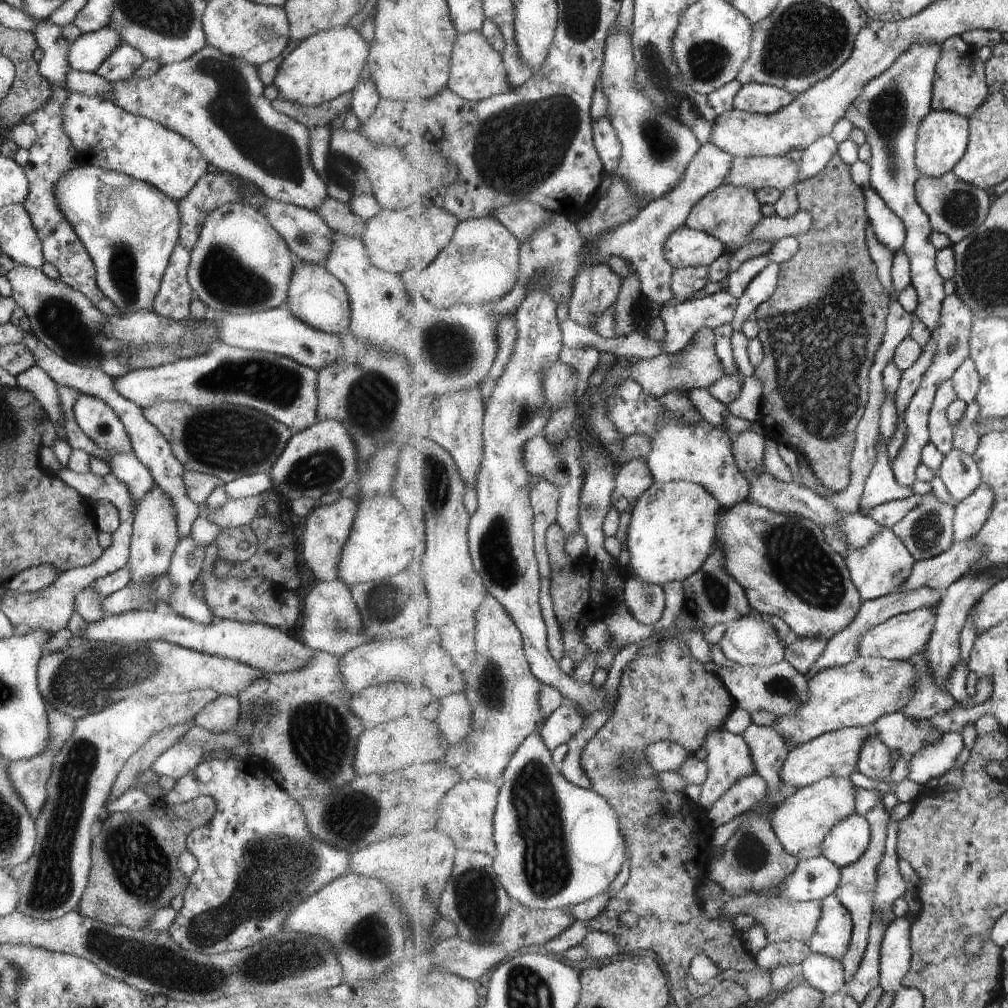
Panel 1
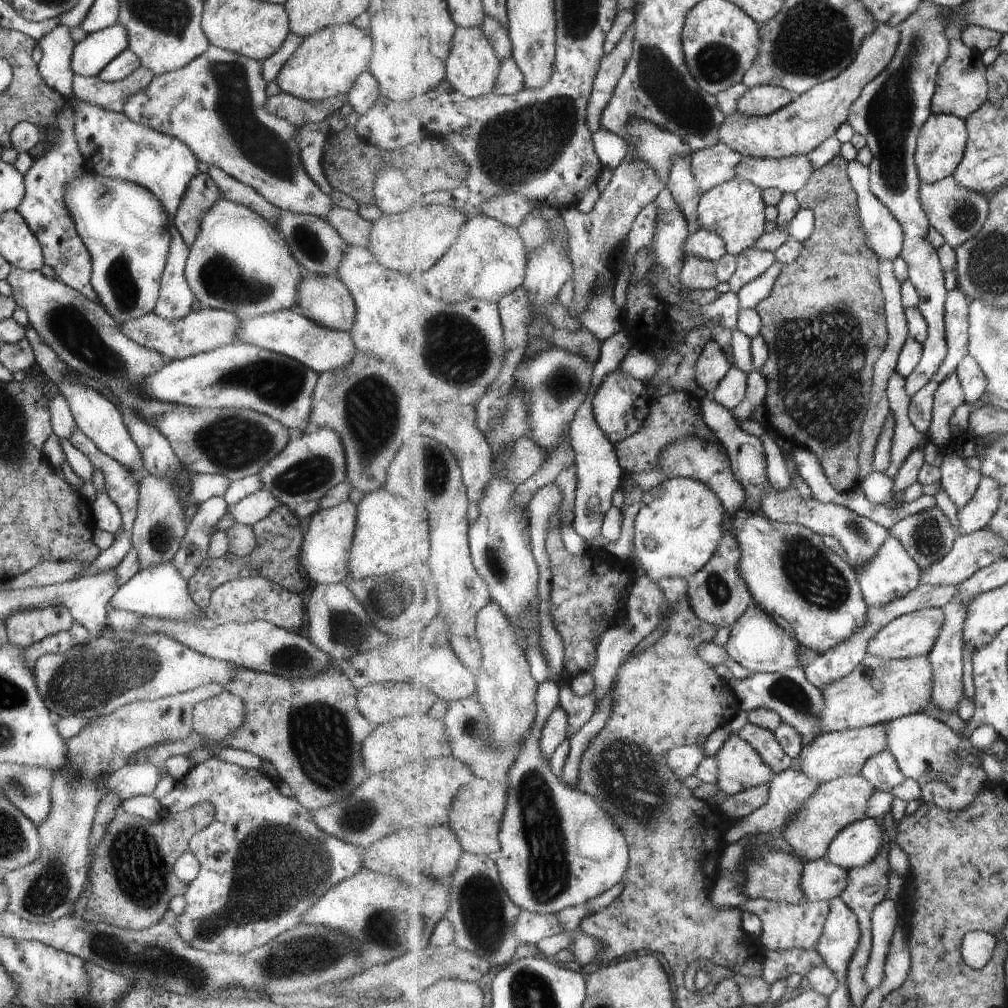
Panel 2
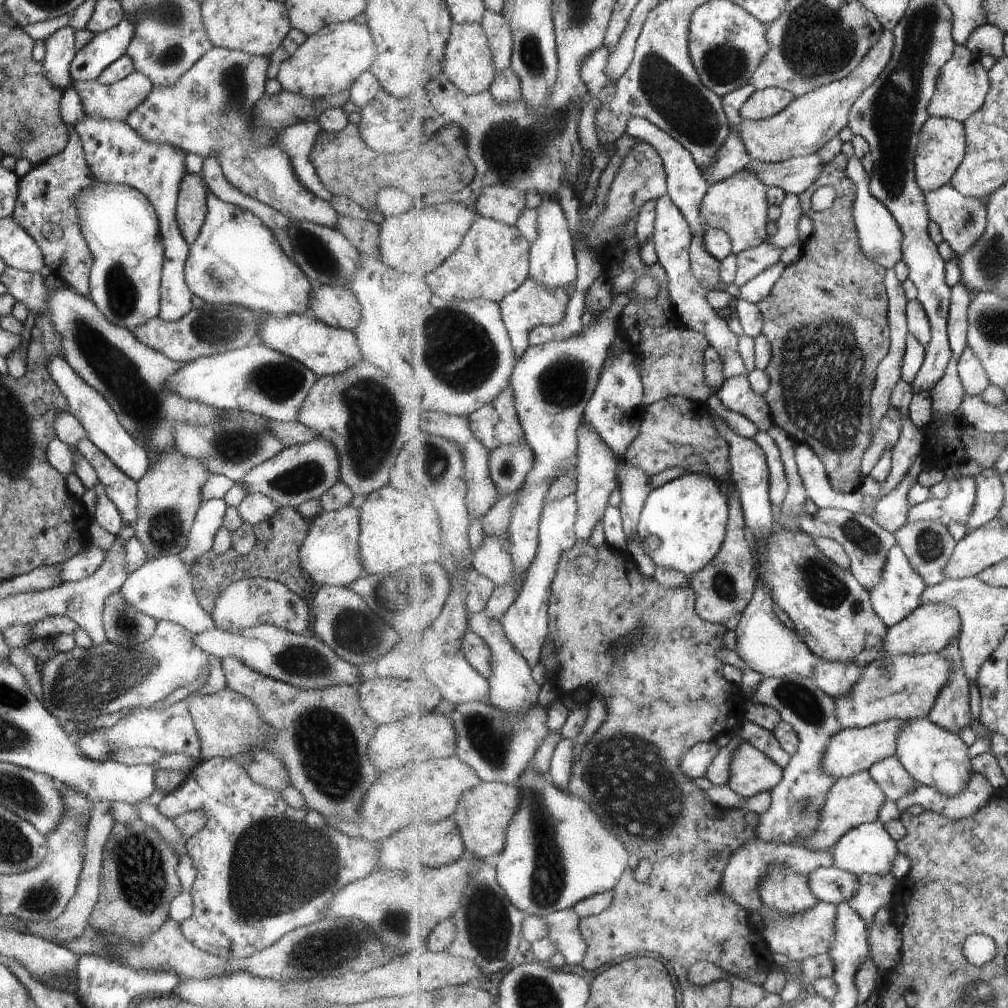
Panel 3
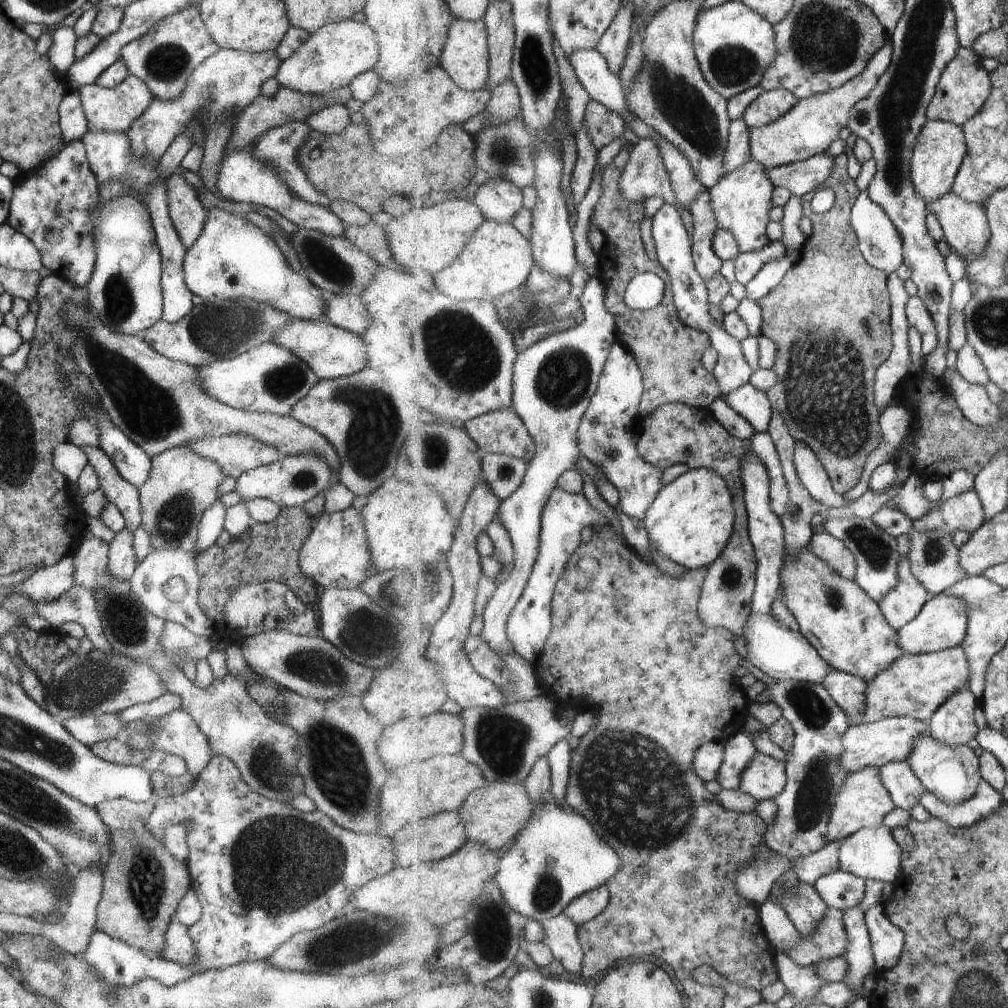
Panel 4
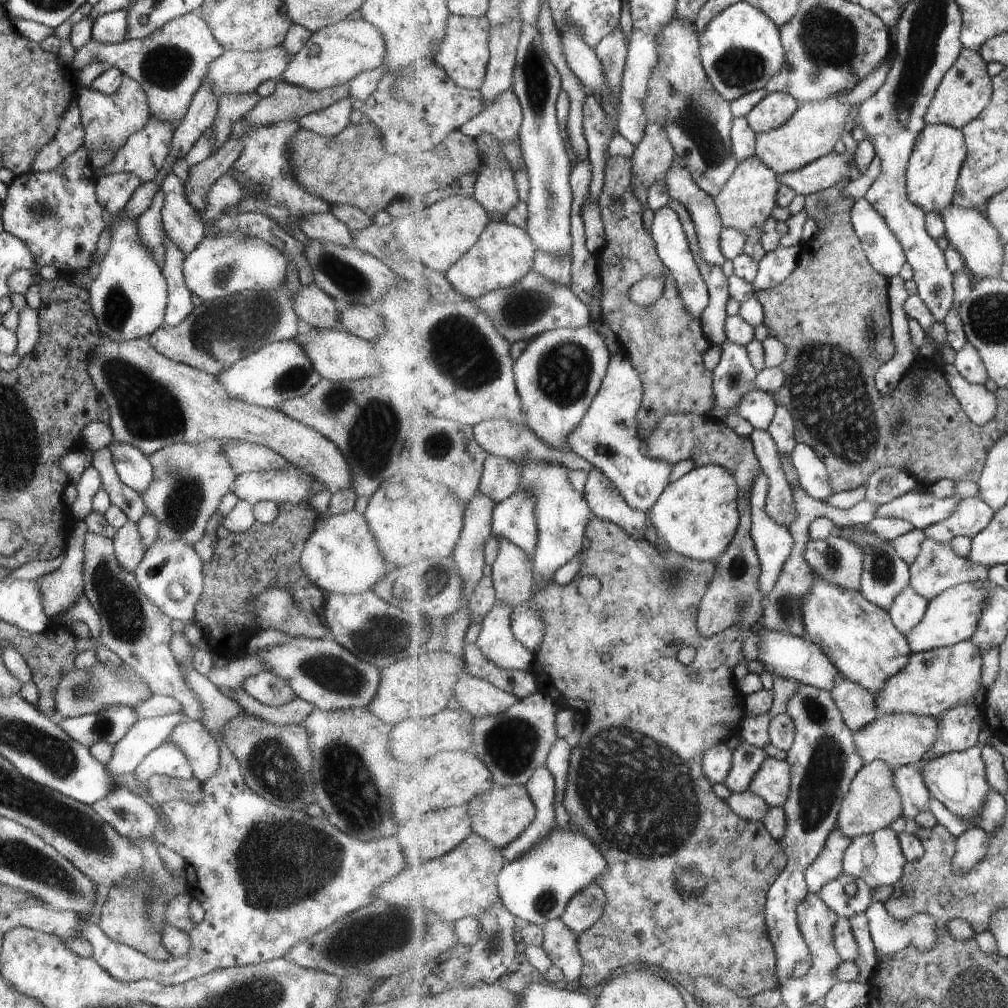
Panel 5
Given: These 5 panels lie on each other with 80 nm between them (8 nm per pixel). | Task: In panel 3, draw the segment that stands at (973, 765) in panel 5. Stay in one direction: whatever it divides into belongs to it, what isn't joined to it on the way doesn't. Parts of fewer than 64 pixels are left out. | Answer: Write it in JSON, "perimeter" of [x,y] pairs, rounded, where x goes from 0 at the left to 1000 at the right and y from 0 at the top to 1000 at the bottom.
{"perimeter":[[[921,712],[904,713],[902,716],[891,732],[889,750],[906,772],[914,779],[928,782],[938,791],[945,792],[959,784],[963,770],[968,767],[964,759],[962,740],[951,729],[932,722]]]}

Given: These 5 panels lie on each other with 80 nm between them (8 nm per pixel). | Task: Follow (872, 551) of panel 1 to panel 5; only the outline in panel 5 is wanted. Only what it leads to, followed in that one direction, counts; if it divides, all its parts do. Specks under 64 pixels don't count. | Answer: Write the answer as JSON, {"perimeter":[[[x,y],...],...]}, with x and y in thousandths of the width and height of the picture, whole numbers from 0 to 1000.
{"perimeter":[[[902,580],[880,606],[888,621],[901,632],[907,623],[919,612],[923,596]]]}

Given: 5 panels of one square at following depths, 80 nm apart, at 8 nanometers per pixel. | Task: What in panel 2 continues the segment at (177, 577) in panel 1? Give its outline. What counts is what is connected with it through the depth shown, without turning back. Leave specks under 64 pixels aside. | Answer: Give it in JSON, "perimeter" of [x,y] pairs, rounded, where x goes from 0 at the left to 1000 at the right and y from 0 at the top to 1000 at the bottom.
{"perimeter":[[[209,493],[195,500],[170,558],[187,574],[204,553],[208,530],[226,503],[221,493]]]}

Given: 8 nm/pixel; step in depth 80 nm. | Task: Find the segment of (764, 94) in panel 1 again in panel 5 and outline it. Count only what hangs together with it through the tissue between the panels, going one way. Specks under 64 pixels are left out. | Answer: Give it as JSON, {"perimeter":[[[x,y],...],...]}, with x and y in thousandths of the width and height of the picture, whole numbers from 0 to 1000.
{"perimeter":[[[763,92],[741,115],[750,132],[762,132],[784,120],[795,106],[795,101],[781,92]]]}

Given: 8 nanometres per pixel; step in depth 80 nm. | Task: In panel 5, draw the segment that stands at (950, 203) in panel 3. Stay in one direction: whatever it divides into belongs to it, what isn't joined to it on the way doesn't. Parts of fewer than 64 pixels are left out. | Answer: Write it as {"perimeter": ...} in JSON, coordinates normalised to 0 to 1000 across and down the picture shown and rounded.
{"perimeter":[[[947,202],[934,209],[934,214],[938,220],[938,234],[941,242],[945,243],[955,253],[958,264],[965,271],[973,275],[993,276],[998,255],[998,242],[982,217],[970,209]]]}

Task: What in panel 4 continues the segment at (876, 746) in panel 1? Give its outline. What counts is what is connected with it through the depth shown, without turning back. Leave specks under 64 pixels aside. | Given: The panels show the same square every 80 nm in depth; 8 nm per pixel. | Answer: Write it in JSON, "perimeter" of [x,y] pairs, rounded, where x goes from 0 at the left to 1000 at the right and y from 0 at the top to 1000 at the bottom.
{"perimeter":[[[900,755],[883,756],[873,762],[873,767],[893,803],[902,805],[904,812],[911,815],[919,815],[924,812],[922,806],[912,798],[914,790],[921,785],[920,781]]]}

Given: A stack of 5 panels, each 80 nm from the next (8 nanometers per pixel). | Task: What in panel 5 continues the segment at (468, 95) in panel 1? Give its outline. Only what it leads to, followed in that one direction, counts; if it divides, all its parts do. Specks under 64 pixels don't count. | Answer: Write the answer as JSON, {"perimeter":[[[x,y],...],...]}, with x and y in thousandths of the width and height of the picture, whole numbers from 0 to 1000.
{"perimeter":[[[448,14],[444,18],[442,37],[438,41],[436,50],[430,57],[455,84],[464,88],[479,85],[482,69],[486,62],[486,20],[482,16],[460,17]]]}

